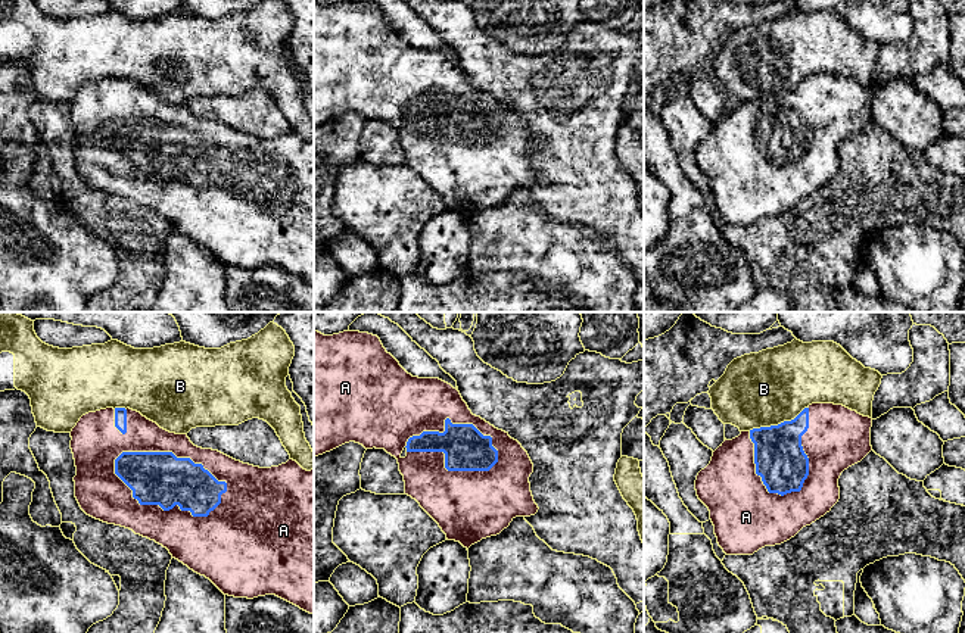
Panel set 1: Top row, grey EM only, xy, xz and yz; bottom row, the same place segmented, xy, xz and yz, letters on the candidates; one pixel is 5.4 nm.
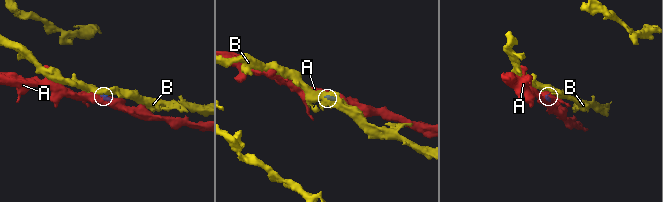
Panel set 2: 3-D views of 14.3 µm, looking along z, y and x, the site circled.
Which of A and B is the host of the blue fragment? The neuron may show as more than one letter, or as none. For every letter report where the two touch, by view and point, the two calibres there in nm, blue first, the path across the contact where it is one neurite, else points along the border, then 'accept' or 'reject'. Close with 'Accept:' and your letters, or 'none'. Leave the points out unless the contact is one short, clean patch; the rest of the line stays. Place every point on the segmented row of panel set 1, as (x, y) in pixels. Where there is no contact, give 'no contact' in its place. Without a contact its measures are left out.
A: meets blue in xy at (173, 454); 280 nm thick on the blue side, 180 nm on the other; accept
B: meets blue in yz at (778, 424); 280 nm thick on the blue side, 400 nm on the other; reject
Accept: A

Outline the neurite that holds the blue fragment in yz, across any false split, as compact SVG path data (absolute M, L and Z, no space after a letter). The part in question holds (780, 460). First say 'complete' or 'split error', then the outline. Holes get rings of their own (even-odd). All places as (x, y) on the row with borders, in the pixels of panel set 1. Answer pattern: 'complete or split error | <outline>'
split error | M812 403L791 421L741 431L732 440L725 439L695 480L697 496L710 511L715 534L723 552L753 555L765 546L781 545L829 512L840 499L841 473L860 462L872 450L871 427L872 418L843 405Z

